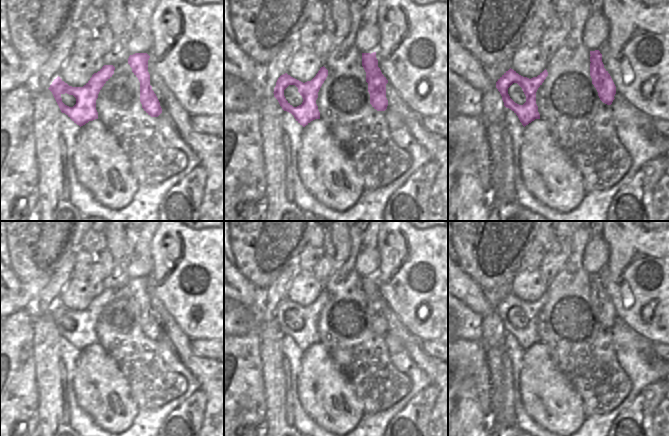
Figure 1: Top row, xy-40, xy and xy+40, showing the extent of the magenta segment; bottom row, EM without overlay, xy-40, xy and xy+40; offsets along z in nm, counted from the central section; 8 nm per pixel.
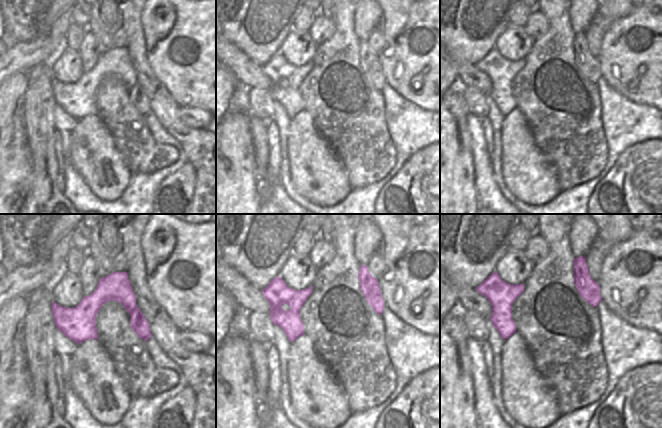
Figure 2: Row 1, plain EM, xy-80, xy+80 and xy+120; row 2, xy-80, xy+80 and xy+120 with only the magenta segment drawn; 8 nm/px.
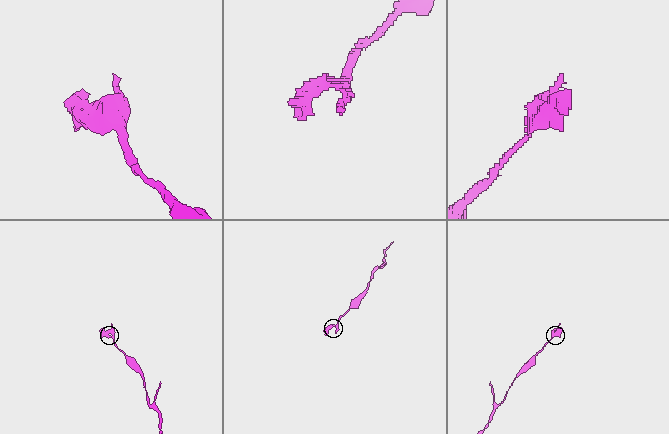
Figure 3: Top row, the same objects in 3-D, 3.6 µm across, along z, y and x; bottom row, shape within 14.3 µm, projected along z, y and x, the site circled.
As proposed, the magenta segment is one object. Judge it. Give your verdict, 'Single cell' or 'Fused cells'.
Fused cells.

